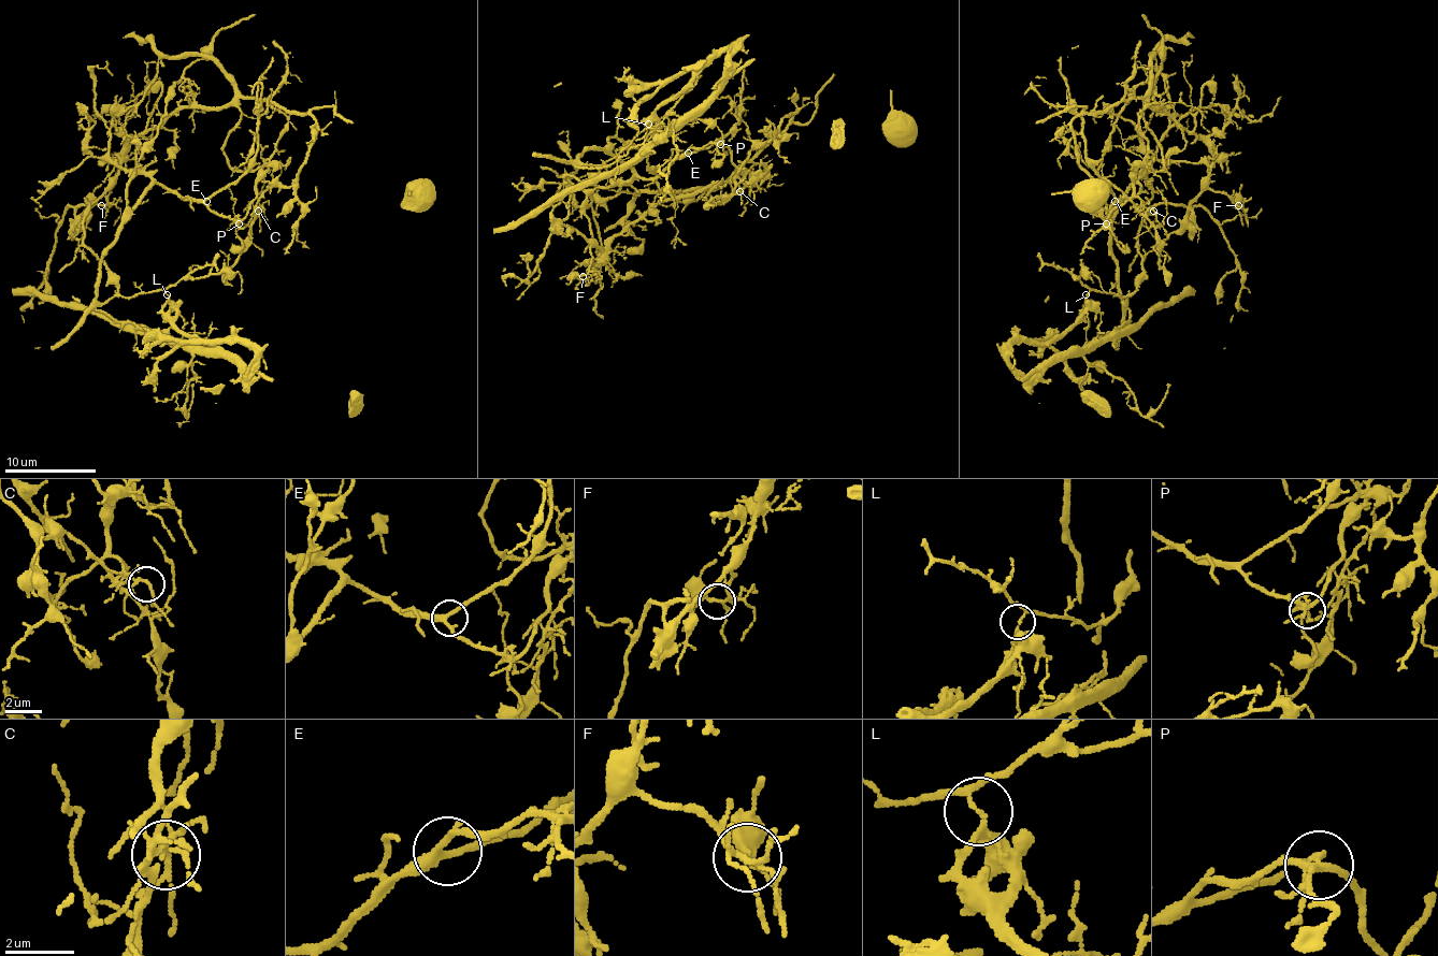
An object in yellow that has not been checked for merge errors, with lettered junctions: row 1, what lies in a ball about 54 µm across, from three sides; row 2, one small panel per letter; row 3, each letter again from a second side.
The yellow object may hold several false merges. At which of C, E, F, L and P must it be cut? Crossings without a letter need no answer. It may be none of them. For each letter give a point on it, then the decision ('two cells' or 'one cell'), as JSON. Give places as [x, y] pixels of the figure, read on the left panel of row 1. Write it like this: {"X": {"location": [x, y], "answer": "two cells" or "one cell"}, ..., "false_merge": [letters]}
{"C": {"location": [258, 211], "answer": "two cells"}, "E": {"location": [206, 201], "answer": "one cell"}, "F": {"location": [101, 205], "answer": "one cell"}, "L": {"location": [167, 294], "answer": "two cells"}, "P": {"location": [239, 223], "answer": "one cell"}, "false_merge": ["C", "L"]}

